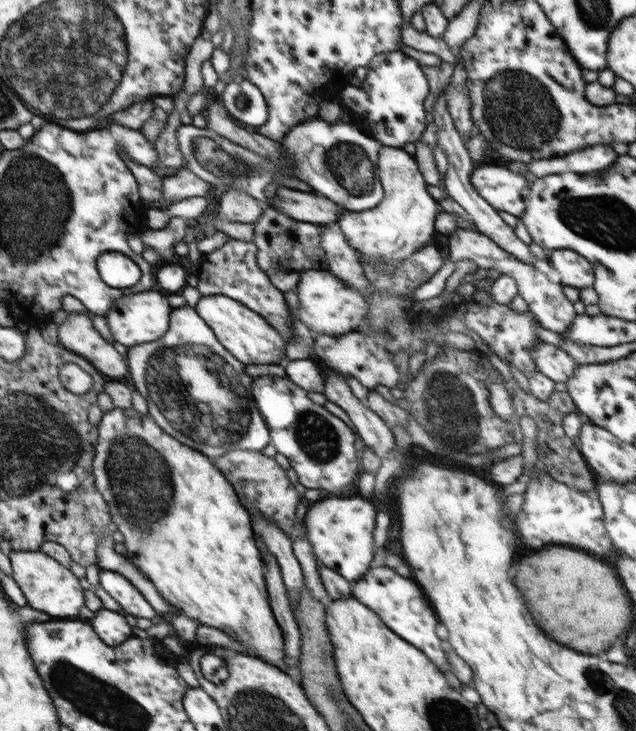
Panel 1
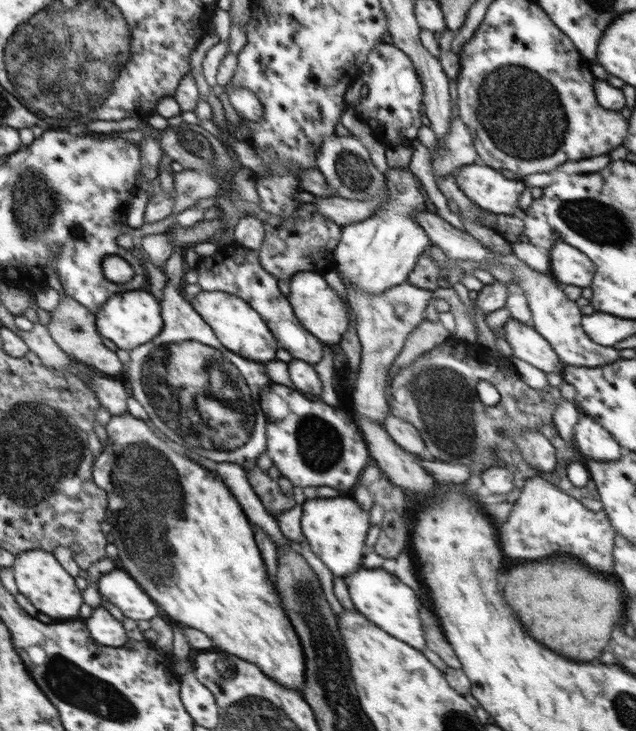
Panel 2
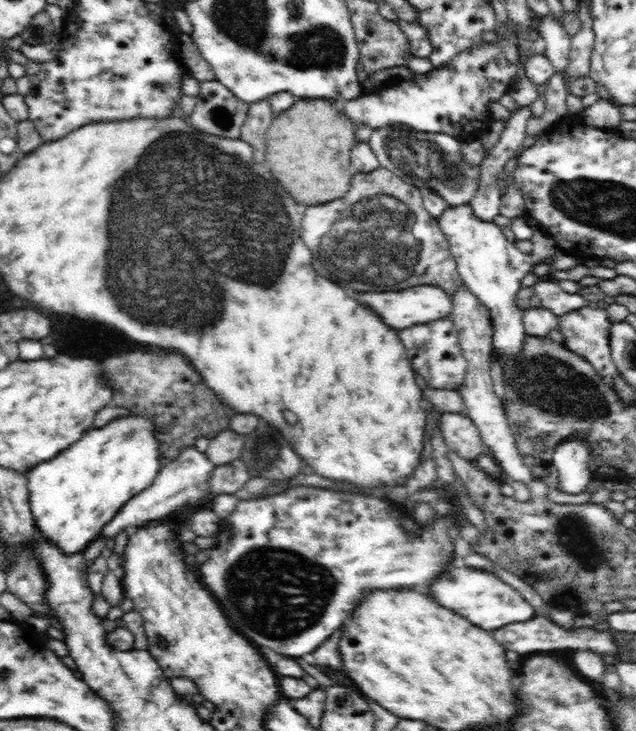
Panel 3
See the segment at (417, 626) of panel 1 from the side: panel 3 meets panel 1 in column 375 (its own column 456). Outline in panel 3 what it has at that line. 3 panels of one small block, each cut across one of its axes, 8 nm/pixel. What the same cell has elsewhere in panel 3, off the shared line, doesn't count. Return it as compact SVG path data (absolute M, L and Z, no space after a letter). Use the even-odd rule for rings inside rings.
M452 566L425 590L442 607L464 616L464 619L488 632L498 630L505 624L524 622L536 616L534 608L518 590L486 570Z

